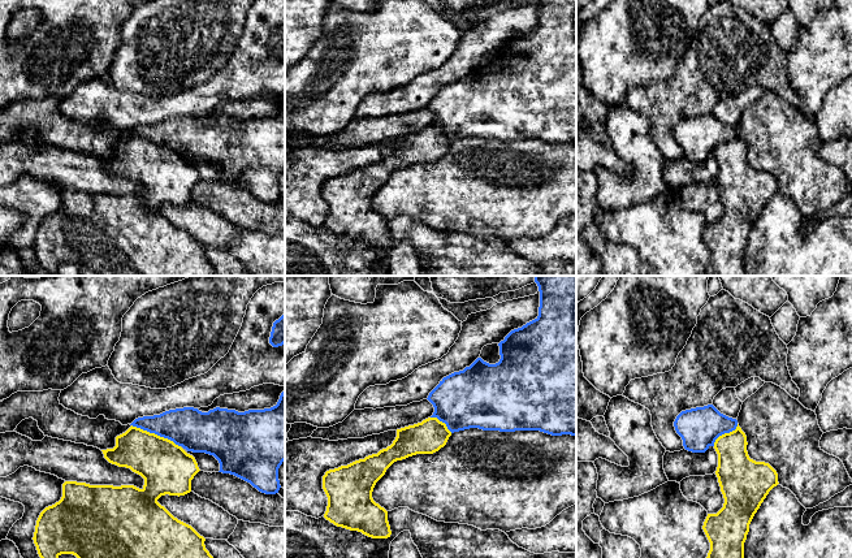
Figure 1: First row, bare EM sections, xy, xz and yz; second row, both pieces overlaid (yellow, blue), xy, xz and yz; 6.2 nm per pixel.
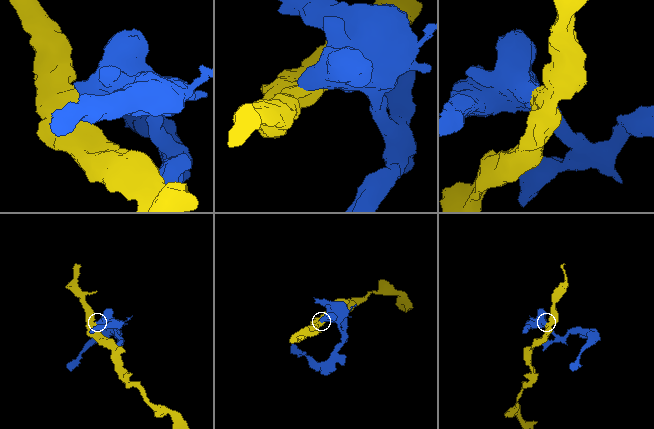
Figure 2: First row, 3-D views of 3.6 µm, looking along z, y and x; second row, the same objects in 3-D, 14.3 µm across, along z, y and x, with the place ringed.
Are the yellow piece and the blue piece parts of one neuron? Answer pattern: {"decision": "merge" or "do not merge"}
{"decision": "do not merge"}

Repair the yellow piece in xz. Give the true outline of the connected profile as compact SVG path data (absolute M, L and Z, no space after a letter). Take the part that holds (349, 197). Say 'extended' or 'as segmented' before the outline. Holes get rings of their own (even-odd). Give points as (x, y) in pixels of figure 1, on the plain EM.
as segmented; M428 126L397 138L393 152L377 163L326 179L323 185L328 206L324 226L372 247L390 246L388 220L372 207L376 191L394 170L416 163L433 163L446 153L450 144L445 131Z

